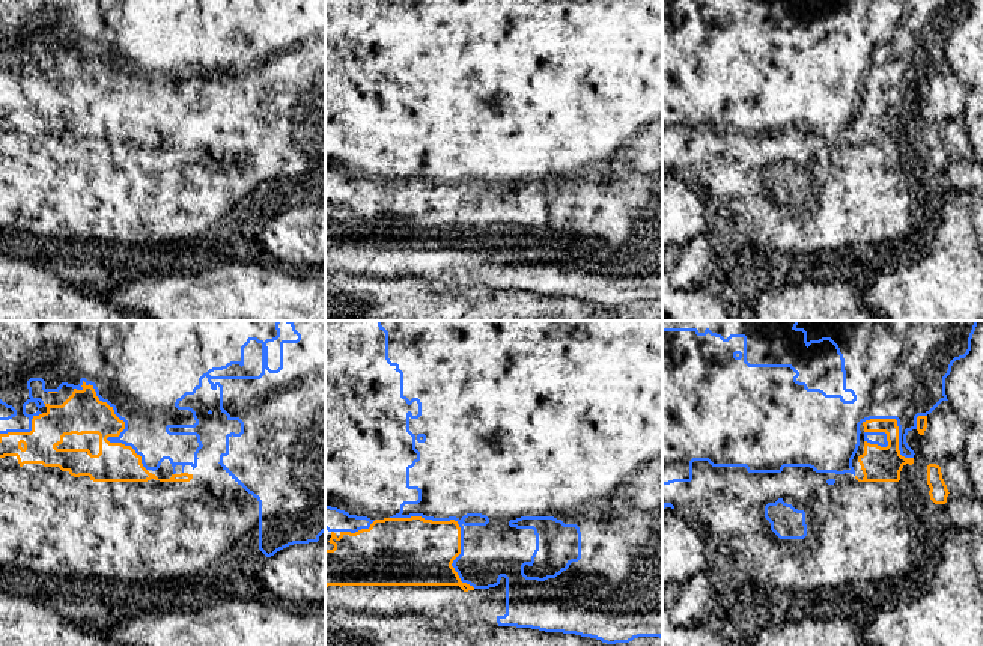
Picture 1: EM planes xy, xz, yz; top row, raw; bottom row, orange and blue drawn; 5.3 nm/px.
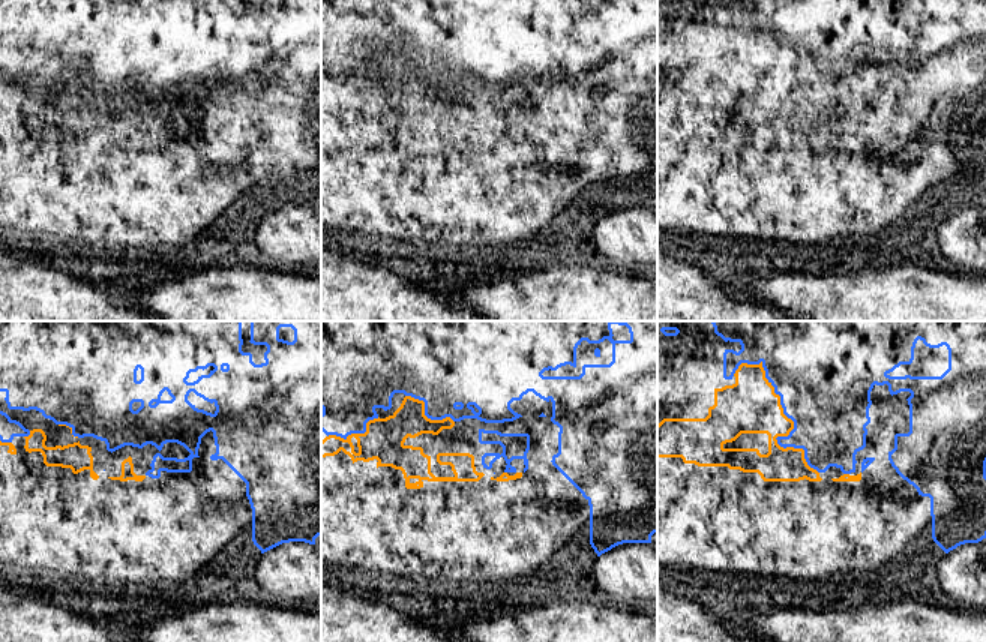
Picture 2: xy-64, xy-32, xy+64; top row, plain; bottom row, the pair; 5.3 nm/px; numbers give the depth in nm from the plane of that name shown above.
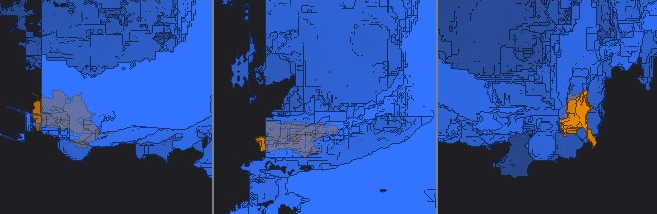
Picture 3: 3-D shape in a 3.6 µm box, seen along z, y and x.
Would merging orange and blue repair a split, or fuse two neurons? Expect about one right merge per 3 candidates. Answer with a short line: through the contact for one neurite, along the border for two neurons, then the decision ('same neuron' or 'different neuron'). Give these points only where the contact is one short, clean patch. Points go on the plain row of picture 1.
different neuron

